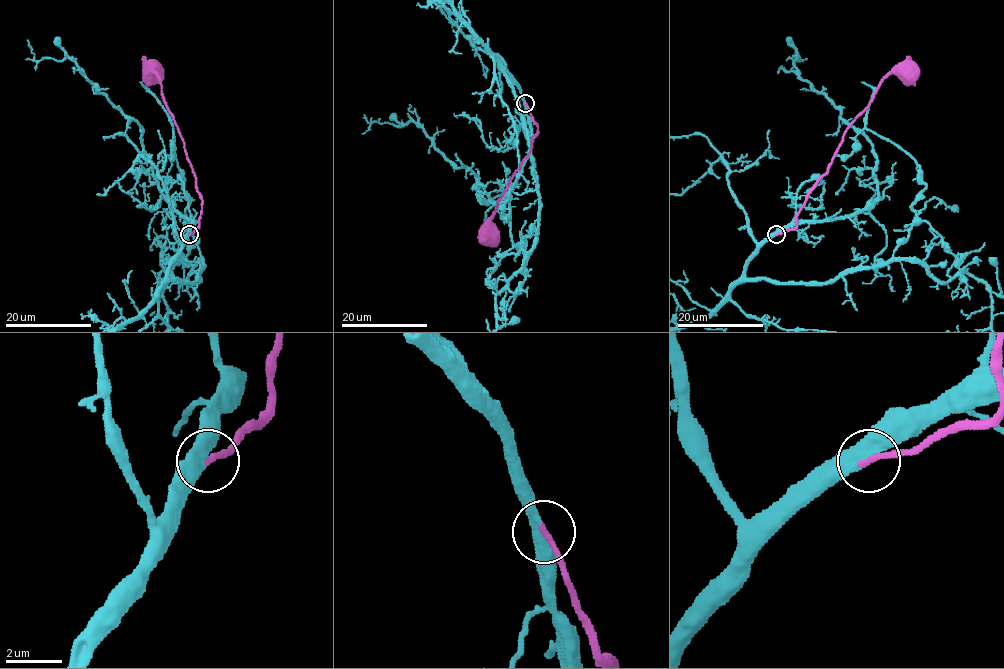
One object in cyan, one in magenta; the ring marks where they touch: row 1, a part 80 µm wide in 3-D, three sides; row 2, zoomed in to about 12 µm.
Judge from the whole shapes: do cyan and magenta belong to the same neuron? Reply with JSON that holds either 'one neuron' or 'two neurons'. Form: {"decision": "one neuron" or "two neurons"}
{"decision": "one neuron"}

